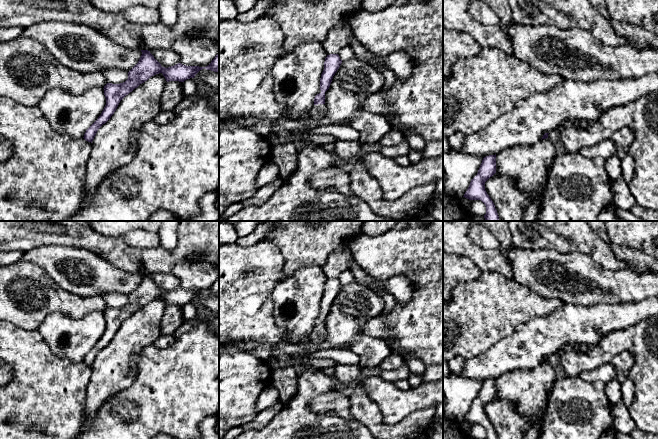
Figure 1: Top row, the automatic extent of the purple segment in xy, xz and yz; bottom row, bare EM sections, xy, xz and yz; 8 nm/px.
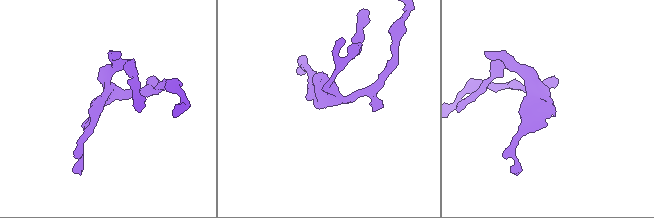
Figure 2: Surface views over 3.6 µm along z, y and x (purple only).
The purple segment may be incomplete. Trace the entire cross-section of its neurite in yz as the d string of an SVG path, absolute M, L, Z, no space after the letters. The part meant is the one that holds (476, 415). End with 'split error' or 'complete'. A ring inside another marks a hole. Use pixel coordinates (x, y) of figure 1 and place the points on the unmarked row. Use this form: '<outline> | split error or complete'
M496 378L483 382L477 399L471 404L465 416L469 424L481 424L486 430L485 439L498 439L495 429L485 414L485 406L496 397Z | complete

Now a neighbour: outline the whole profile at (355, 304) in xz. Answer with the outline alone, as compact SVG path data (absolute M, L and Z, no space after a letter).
M357 283L342 285L325 316L325 345L333 349L357 339L364 324L384 311L382 297Z

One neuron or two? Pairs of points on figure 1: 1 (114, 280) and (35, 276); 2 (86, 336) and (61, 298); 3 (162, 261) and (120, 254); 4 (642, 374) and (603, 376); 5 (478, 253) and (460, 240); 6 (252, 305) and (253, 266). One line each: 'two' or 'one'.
1: two
2: two
3: two
4: two
5: one
6: one

